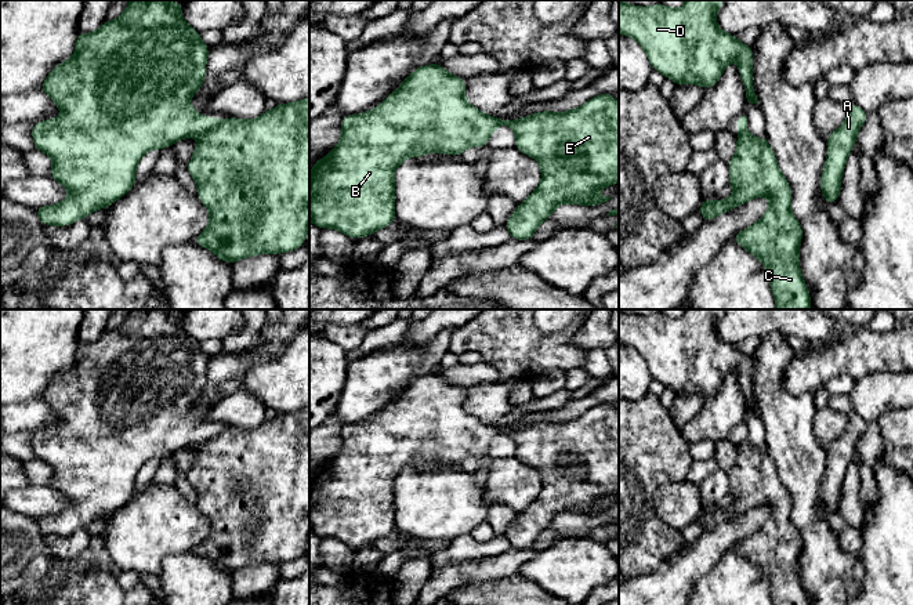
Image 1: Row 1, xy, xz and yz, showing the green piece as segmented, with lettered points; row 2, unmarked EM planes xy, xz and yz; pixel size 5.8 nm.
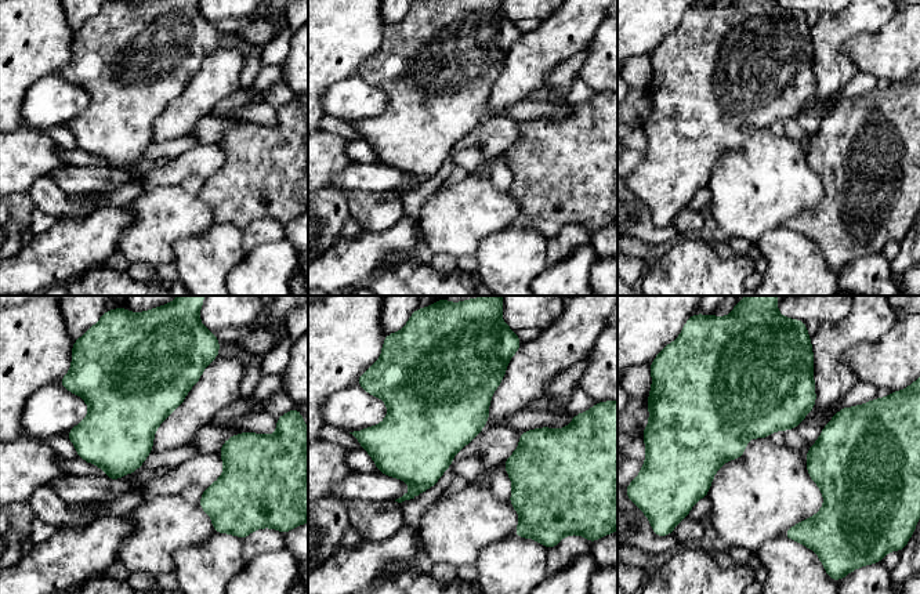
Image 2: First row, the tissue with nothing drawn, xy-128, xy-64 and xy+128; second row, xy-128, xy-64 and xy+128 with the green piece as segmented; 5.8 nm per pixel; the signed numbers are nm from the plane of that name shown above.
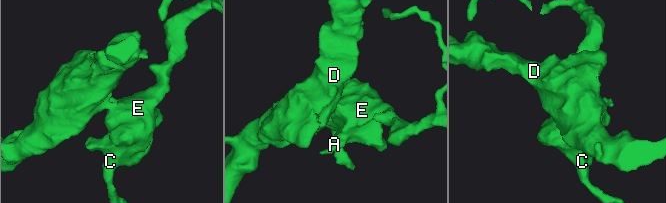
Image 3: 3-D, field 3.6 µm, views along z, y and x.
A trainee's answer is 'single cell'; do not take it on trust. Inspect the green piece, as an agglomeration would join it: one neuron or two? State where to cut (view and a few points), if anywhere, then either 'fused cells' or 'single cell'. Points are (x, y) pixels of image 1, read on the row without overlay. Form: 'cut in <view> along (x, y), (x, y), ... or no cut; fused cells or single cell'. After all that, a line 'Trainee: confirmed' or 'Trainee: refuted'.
cut in xy along (218, 433), (198, 446); fused cells
Trainee: refuted

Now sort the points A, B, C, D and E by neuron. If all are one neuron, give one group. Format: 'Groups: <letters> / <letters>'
Groups: A C E / B D

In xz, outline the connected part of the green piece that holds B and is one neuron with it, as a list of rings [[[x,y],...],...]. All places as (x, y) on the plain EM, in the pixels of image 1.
[[[434,372],[419,376],[376,419],[363,424],[347,424],[341,430],[340,453],[311,477],[309,529],[320,539],[333,537],[355,550],[388,536],[395,522],[395,478],[406,467],[419,467],[431,461],[461,465],[468,456],[489,454],[490,443],[500,435],[511,435],[511,428],[496,428],[470,414],[465,409],[465,388],[448,383]]]

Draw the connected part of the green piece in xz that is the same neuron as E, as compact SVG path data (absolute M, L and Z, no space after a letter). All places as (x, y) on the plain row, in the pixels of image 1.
M609 402L562 423L532 423L514 430L510 436L515 442L514 457L536 468L543 483L535 501L518 514L506 532L511 548L529 550L559 514L598 515L612 507L594 504L619 492L619 412Z

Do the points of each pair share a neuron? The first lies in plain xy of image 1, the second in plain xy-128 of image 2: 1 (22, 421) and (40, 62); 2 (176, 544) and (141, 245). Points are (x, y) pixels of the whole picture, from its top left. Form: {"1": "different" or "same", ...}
{"1": "different", "2": "same"}

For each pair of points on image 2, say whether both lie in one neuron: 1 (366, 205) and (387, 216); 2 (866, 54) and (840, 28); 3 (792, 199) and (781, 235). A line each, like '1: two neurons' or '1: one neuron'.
1: one neuron
2: two neurons
3: two neurons

